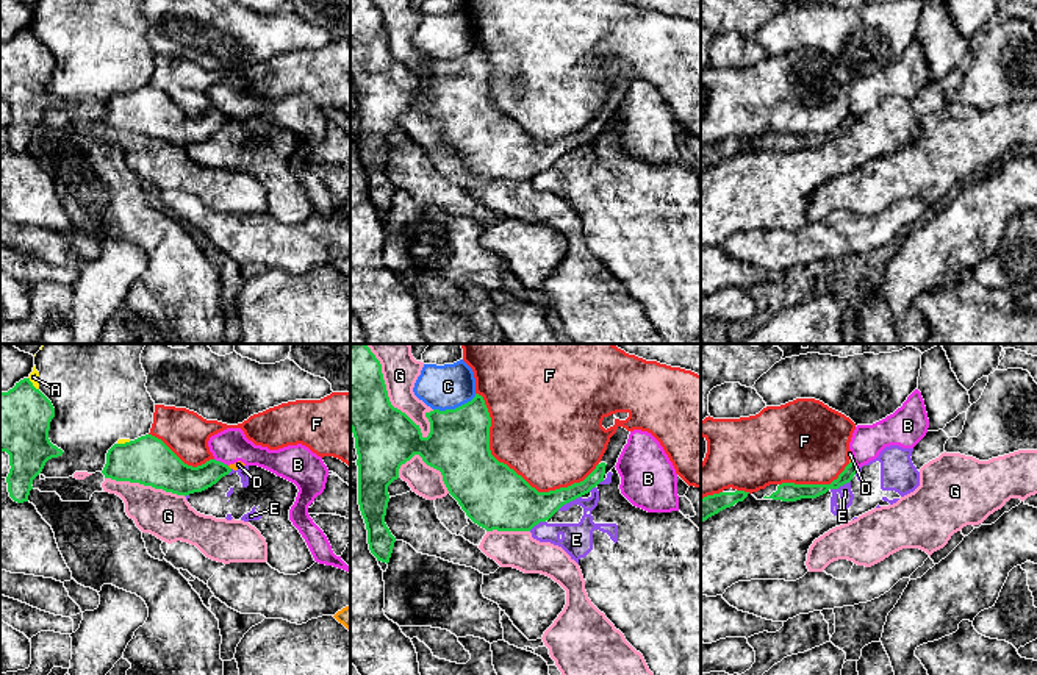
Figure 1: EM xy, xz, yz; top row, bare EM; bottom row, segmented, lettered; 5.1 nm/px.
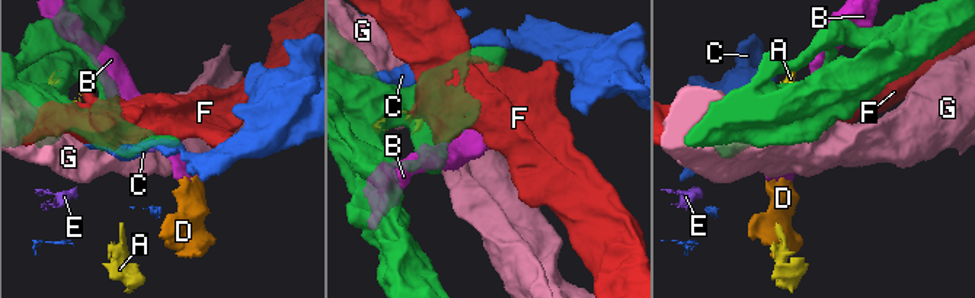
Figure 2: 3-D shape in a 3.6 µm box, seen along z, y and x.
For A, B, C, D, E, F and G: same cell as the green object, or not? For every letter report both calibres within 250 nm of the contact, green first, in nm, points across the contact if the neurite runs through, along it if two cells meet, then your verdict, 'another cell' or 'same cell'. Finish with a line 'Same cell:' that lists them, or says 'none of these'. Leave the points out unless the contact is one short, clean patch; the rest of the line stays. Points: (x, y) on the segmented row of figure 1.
A: 320/50 nm | another cell
B: 170/180 nm | another cell
C: 320/220 nm | another cell
D: 160/40 nm | along xy (227, 466), (230, 469) | another cell
E: 240/160 nm | another cell
F: 340/500 nm | another cell
G: 360/200 nm | another cell
Same cell: none of these

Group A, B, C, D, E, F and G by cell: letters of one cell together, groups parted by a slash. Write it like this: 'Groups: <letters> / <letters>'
Groups: A / B D / C / E / F / G

